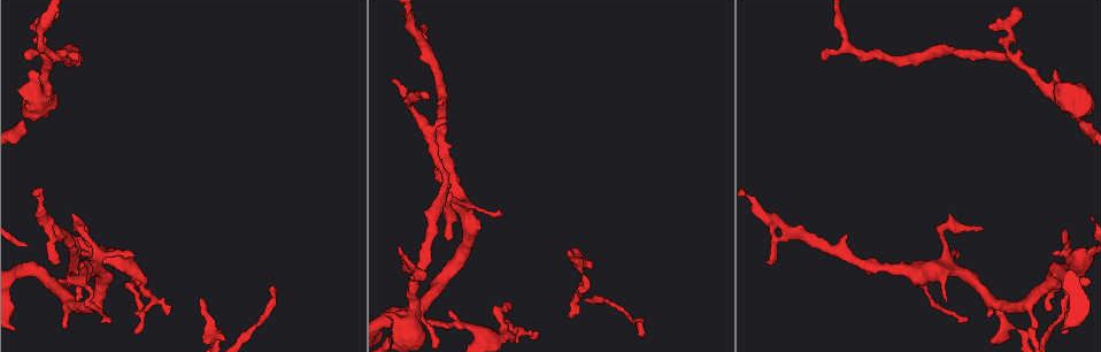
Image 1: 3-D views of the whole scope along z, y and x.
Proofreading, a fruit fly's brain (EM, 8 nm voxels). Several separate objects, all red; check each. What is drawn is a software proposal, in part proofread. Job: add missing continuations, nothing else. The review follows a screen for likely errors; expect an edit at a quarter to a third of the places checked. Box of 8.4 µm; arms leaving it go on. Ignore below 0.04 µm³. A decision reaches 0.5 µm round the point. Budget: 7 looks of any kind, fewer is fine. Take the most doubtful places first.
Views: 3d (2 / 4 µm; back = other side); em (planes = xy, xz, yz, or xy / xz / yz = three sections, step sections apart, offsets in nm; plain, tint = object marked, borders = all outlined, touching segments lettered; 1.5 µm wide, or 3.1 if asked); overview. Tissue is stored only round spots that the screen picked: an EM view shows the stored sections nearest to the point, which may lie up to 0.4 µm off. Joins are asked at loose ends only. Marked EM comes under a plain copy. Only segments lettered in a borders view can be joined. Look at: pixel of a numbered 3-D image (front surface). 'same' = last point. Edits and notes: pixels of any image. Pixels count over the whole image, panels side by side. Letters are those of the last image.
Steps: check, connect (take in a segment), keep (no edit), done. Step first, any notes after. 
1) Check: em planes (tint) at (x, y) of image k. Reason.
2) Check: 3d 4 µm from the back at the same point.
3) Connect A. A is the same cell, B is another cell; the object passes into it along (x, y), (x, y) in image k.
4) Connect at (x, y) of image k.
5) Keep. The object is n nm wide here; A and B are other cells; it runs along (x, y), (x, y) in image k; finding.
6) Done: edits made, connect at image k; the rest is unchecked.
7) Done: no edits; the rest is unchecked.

Check: 3d 2 µm at (446, 238) of image 1. Thin end.

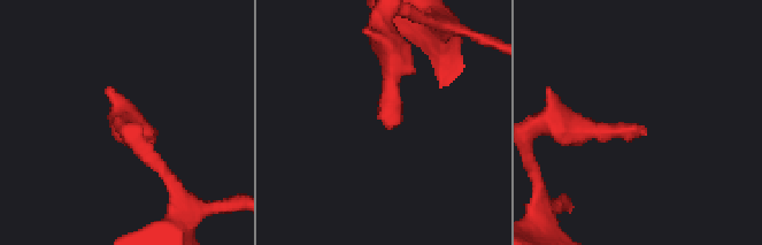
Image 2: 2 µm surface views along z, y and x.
Check: em yz step 8 (borders) at (388, 126) of image 2. Need the tissue.

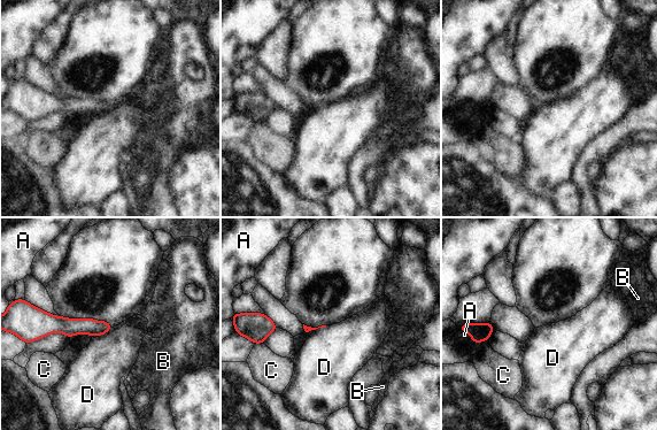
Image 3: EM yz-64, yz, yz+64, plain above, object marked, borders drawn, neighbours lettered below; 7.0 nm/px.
Keep. A, B, C and D are other cells; it runs along (41, 323), (107, 327) in image 3; none of them fits.

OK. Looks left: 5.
Check: 3d 2 µm at (1038, 327) of image 1. An open end.

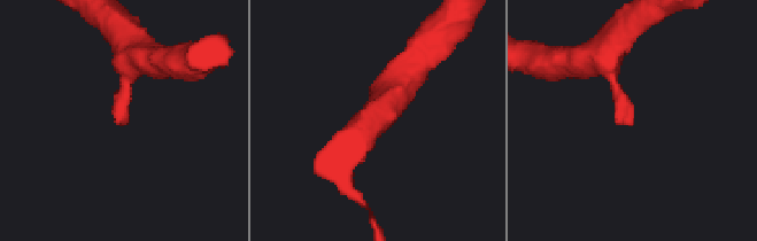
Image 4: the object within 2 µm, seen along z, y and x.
Check: em planes (borders) at (632, 124) of image 4. Shape alone is not enough.

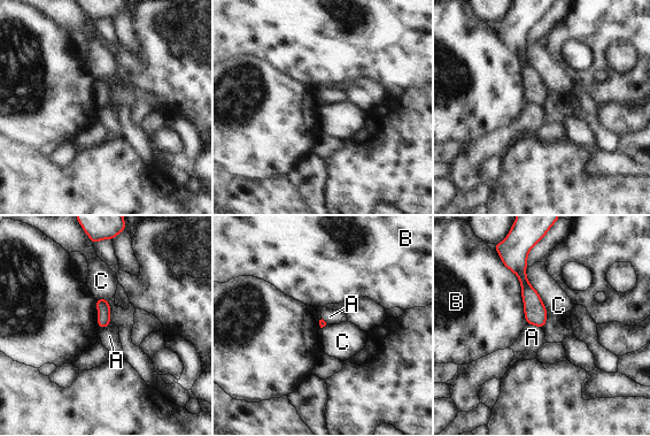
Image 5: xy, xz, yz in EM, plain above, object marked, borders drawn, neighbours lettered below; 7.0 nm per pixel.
Keep. A, B and C are other cells; it runs along (519, 261), (520, 274), (541, 324) in image 5; none of them fits.

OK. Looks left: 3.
Check: em planes (tint) at (509, 309) of image 1. Branch stops here.

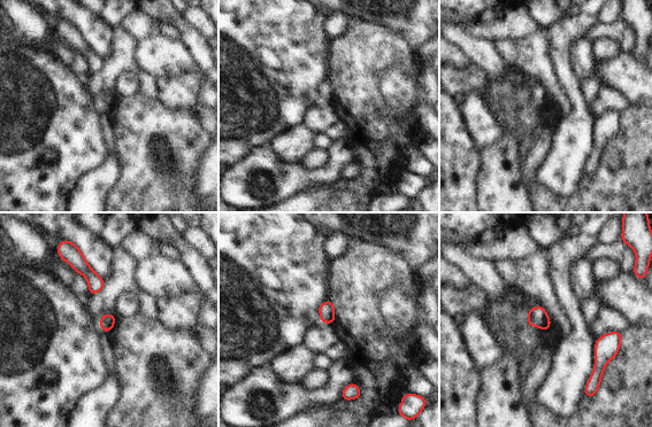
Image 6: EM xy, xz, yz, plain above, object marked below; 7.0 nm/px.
Check: em planes (borders) at the same point. What lies round it.

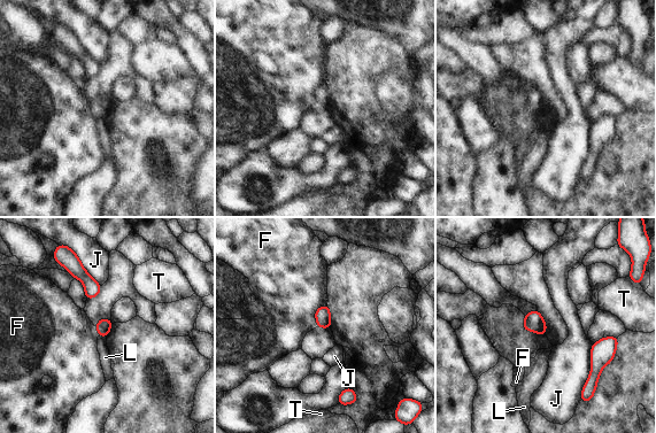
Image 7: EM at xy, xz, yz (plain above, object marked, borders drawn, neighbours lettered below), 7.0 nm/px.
Keep. The object is 110 nm wide here; the longest contact is with J, 400 nm; F, J, L and T are other cells; no lettered segment goes on from it.

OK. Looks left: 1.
Done: no edits; the rest is unchecked.

